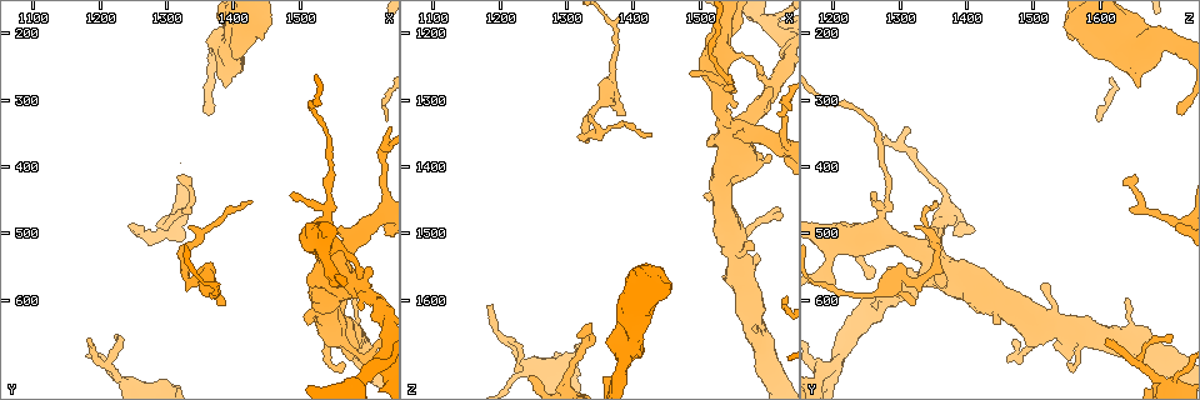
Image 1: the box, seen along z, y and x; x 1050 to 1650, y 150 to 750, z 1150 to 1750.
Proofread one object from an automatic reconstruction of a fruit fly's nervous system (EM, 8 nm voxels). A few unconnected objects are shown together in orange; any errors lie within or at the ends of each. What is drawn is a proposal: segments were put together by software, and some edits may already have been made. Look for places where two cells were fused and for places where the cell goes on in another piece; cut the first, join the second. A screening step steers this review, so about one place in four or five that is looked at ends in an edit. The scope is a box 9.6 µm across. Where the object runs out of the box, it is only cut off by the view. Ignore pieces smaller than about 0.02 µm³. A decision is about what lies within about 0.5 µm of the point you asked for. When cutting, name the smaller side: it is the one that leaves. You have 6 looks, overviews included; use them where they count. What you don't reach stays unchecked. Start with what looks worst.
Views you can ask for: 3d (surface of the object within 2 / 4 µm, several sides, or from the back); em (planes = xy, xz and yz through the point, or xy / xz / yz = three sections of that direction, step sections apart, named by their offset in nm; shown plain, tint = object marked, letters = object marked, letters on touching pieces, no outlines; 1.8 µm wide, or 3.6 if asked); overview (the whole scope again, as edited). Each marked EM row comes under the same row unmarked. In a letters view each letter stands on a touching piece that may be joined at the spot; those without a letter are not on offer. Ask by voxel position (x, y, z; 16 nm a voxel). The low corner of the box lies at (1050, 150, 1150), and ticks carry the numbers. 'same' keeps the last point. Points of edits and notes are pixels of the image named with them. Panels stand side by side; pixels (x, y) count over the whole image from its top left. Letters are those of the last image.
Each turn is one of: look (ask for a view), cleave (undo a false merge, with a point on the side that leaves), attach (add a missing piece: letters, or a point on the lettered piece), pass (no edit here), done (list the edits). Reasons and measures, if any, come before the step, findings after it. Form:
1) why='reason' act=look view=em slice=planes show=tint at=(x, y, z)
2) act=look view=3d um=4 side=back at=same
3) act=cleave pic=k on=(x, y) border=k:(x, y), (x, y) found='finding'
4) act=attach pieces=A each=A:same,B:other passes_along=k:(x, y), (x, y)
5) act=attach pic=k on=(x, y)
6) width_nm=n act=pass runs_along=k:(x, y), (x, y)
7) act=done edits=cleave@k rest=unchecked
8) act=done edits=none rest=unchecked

why='branch stops here' act=look view=em slice=planes show=letters at=(1325, 415, 1655)

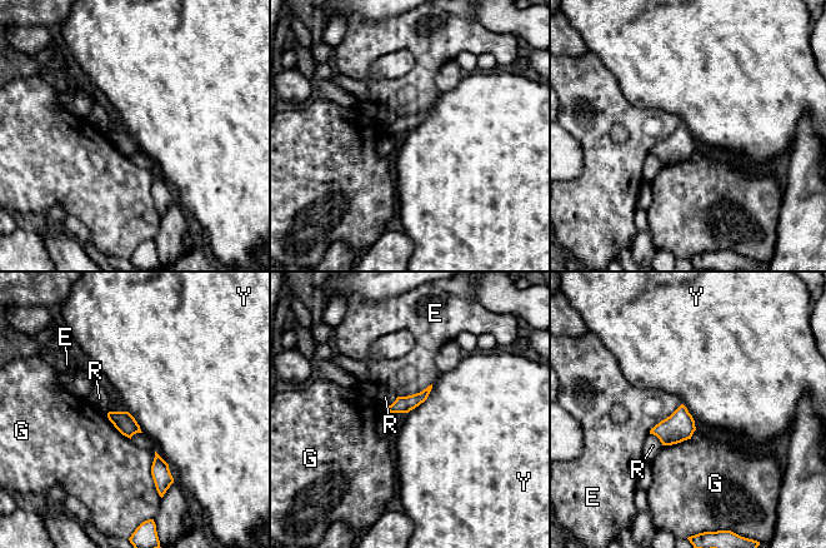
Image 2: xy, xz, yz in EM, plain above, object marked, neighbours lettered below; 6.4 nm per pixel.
width_nm=110 longest_contact=E:300nm act=pass each=E:other,G:other,R:other,Y:other found='none of them fits'

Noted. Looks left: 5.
act=look view=em slice=planes show=letters at=(1185, 660, 1610)

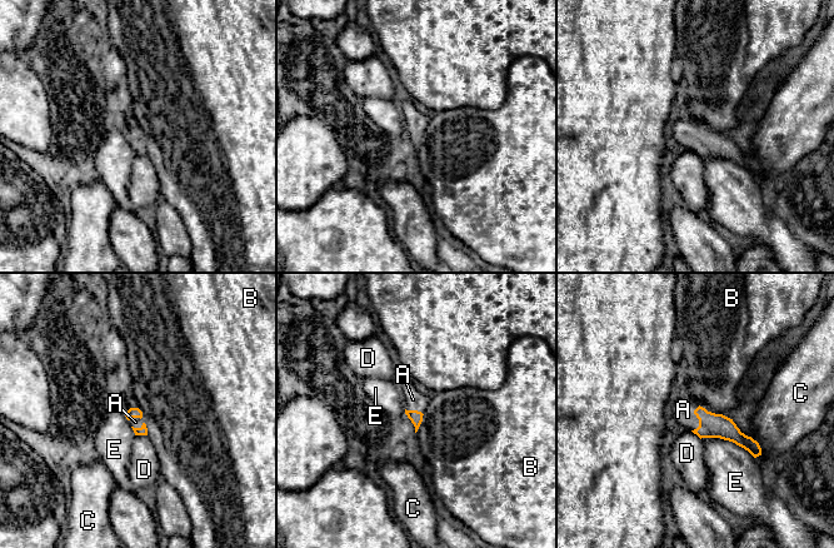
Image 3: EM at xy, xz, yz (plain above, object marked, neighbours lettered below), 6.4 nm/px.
longest_contact=E:380nm act=attach pieces=A each=A:same,B:other,C:other,D:other,E:other passes_along=3:(131, 413), (136, 417), (135, 422) found='the cell continues'

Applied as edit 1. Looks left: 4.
act=look view=overview

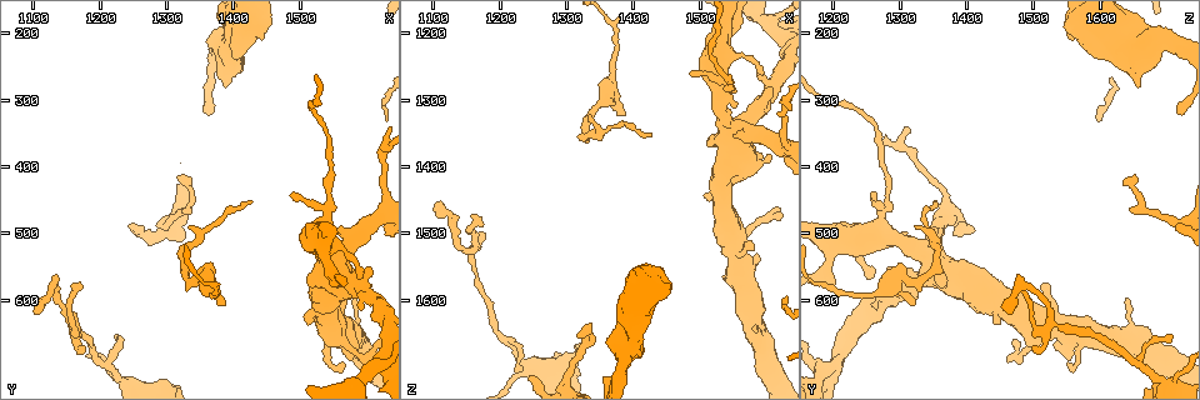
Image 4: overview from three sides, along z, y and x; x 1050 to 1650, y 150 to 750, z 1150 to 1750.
act=look view=em slice=planes show=letters at=(1375, 605, 1325)

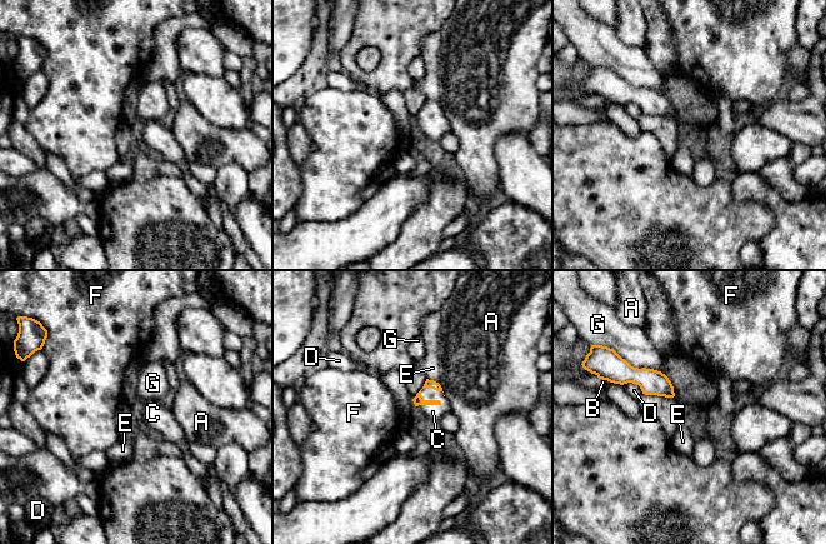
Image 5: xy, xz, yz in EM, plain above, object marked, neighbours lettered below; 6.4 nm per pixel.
act=attach pieces=C each=A:other,B:other,C:same,D:other,E:other,F:other,G:other passes_along=5:(417, 400), (429, 400), (432, 412) found='the cell continues'

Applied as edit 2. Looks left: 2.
act=done edits=attach@3,attach@5 rest=unchecked

